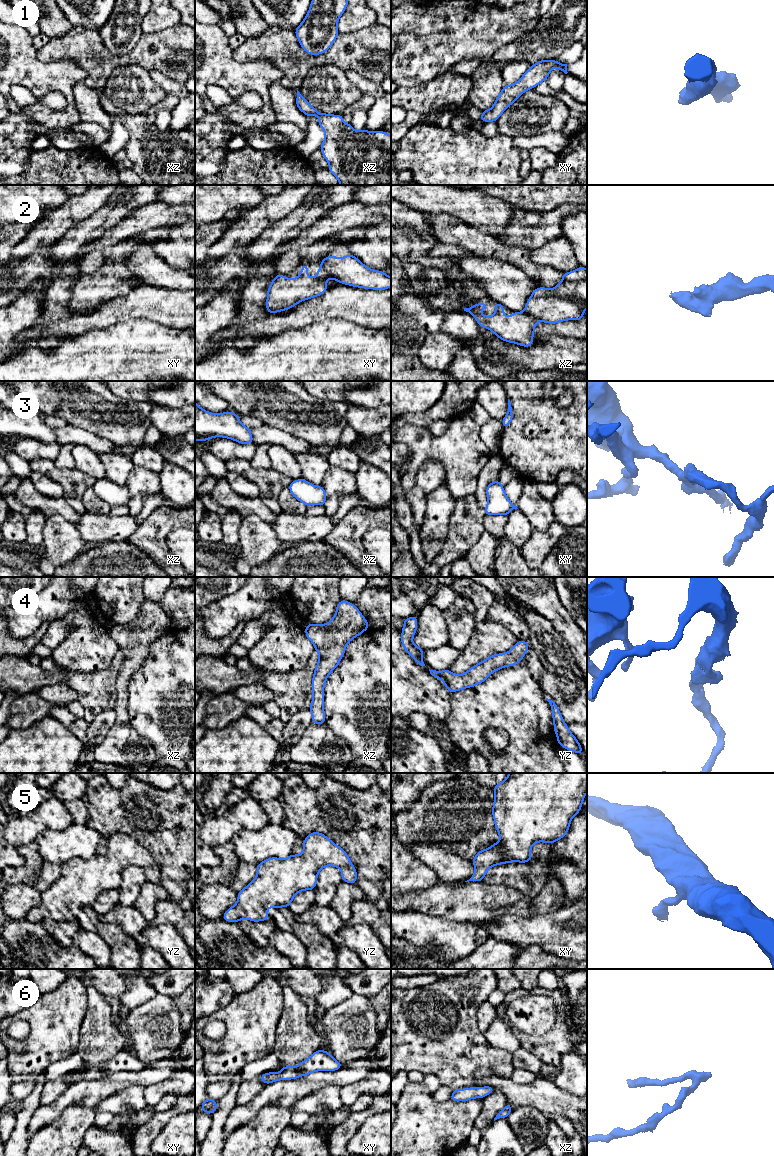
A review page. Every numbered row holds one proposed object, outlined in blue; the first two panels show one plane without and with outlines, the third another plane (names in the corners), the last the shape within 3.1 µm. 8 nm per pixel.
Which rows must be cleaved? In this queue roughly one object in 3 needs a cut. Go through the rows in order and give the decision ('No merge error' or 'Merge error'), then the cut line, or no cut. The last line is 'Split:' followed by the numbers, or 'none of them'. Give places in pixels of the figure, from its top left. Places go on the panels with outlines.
1: No merge error. No split
2: Merge error. Split along xz (524, 312), (537, 321)
3: No merge error. No split
4: No merge error. No split
5: No merge error. No split
6: No merge error. No split
Split: 2

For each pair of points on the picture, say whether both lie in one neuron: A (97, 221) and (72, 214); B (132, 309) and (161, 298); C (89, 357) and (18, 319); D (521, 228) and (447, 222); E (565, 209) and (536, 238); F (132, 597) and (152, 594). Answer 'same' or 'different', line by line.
A: different
B: same
C: different
D: different
E: same
F: different

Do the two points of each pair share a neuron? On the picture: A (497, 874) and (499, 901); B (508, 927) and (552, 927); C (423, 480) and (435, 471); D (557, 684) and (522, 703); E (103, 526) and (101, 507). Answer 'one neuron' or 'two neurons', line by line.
A: two neurons
B: one neuron
C: one neuron
D: two neurons
E: two neurons

